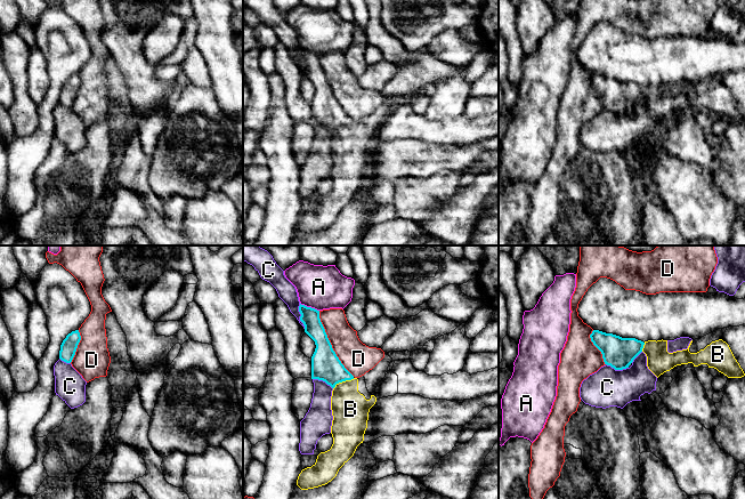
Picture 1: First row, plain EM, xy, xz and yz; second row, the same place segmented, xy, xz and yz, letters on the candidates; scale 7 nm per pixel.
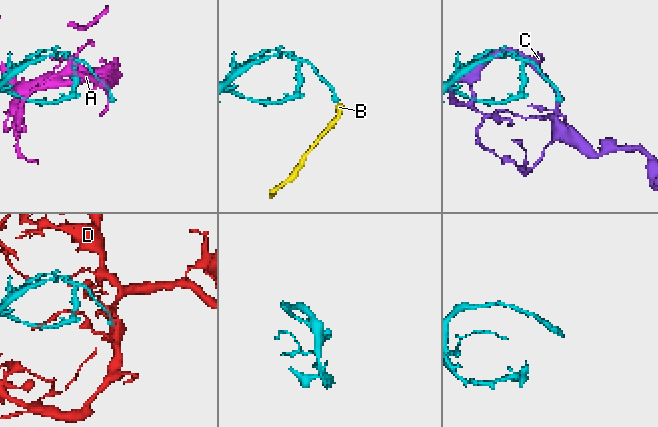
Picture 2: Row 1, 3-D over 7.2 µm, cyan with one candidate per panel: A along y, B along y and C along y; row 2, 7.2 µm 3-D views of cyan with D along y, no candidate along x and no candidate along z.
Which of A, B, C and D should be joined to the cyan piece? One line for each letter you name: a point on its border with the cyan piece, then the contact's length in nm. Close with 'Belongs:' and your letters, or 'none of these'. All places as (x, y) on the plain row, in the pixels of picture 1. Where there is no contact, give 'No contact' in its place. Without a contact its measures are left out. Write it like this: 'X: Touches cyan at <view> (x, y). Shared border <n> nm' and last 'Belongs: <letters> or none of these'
B: Touches cyan at xz (342, 125). Shared border 170 nm
Belongs: B

